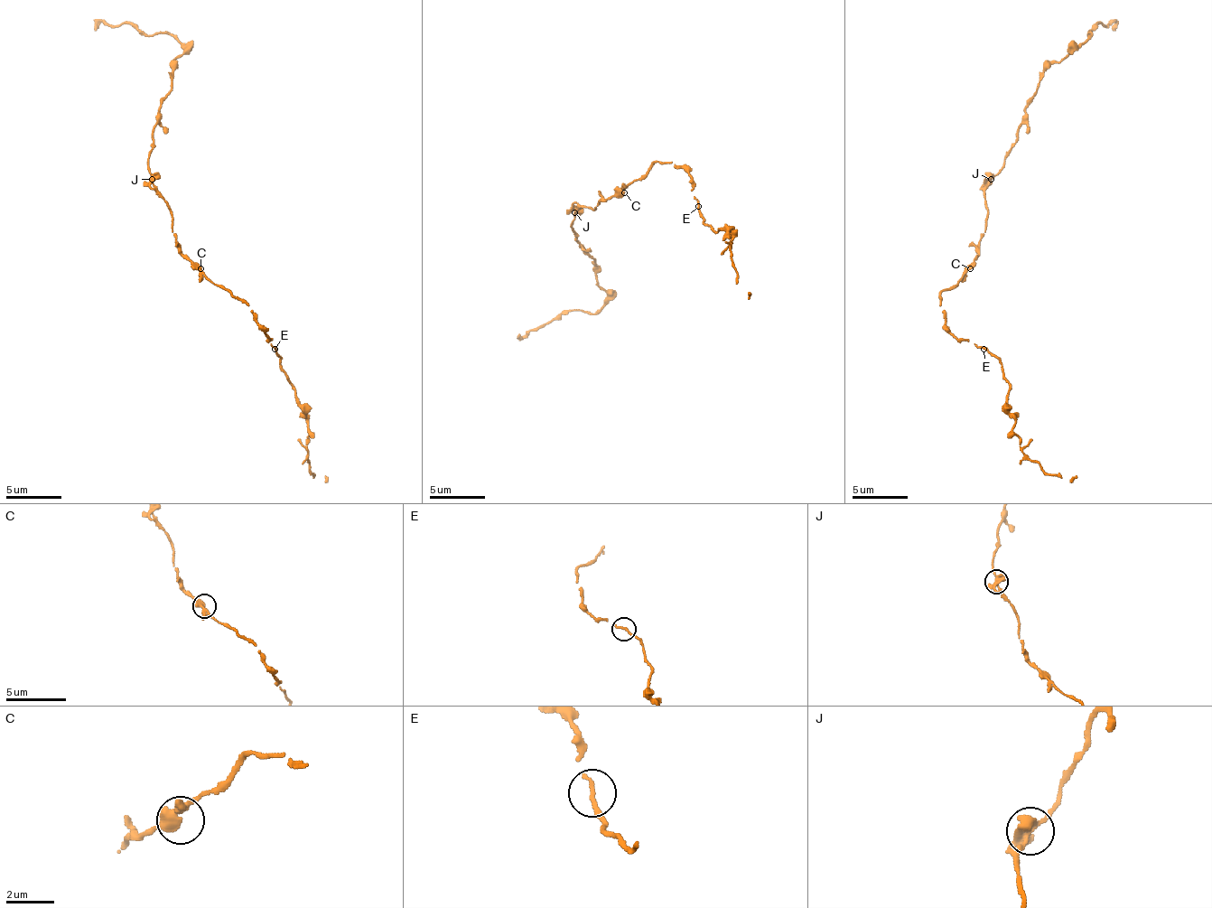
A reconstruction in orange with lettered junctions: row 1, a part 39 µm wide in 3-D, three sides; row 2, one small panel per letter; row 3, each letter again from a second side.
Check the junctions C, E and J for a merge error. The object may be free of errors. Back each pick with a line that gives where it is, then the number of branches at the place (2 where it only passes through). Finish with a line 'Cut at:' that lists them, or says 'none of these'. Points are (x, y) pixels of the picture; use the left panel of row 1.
Cut at: none of these

